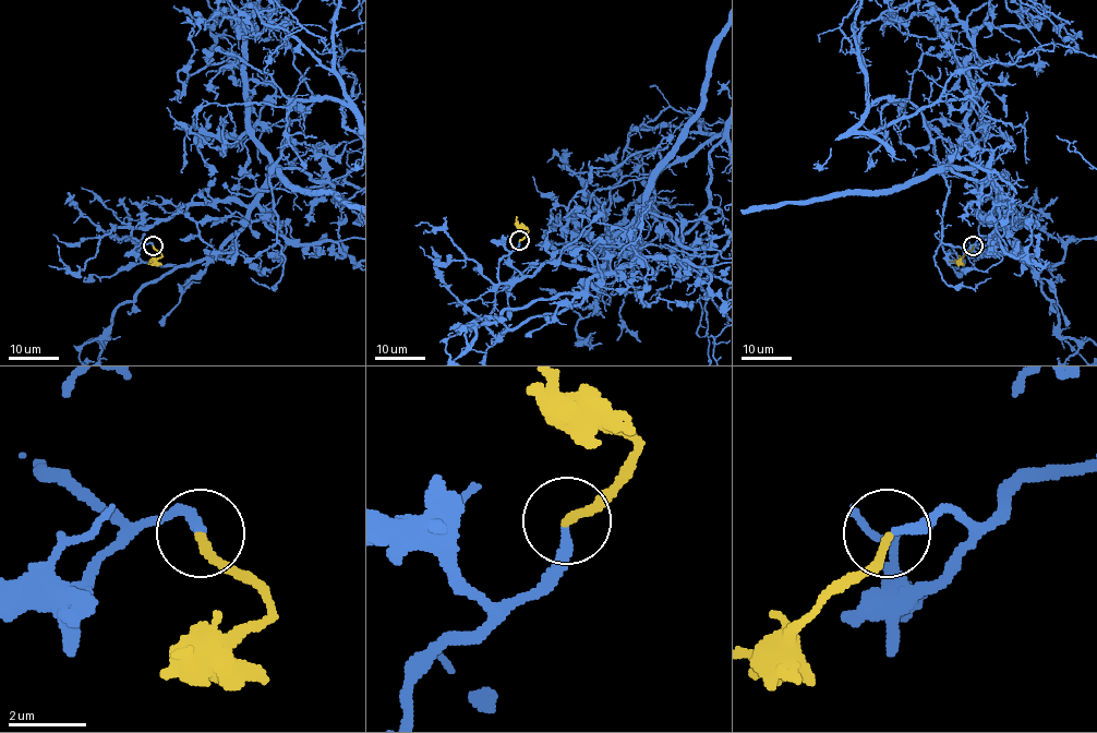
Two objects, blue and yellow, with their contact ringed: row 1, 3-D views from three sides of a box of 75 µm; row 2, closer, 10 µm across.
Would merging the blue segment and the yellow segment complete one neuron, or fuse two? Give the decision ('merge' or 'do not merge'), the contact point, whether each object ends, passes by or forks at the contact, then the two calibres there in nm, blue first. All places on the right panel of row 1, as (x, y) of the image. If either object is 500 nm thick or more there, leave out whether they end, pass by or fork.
merge; at (973, 245); blue ends there; yellow ends there; 240 nm thick on the blue side, 220 nm on the other

